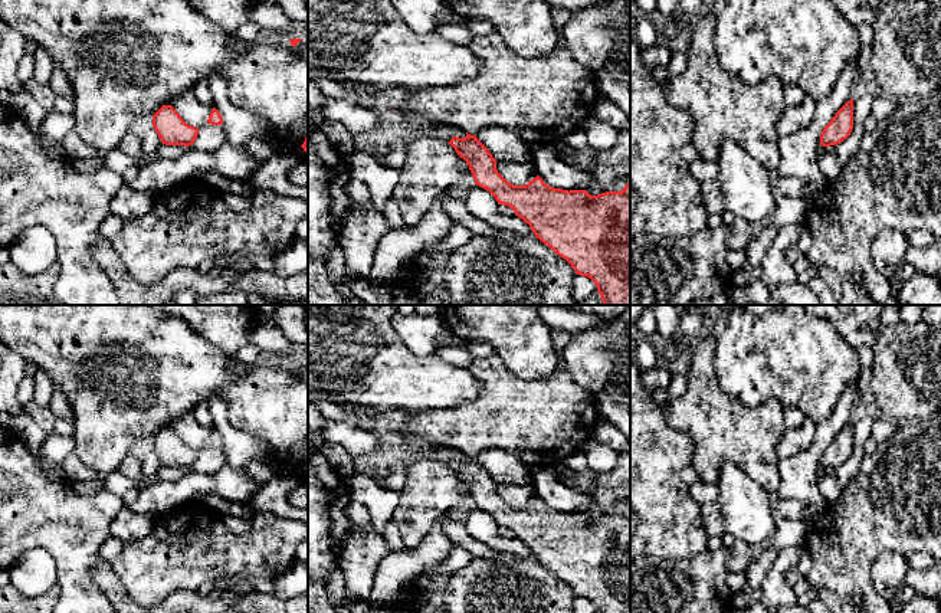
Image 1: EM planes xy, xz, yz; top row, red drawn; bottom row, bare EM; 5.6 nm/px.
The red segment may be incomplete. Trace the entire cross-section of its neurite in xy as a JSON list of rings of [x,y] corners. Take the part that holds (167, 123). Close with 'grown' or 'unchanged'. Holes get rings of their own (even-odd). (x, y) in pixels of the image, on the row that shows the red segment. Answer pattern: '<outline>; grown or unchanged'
[[[163,105],[153,115],[153,127],[165,145],[193,145],[199,134],[199,128],[186,124],[171,105]]]; unchanged

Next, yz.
[[[853,98],[847,101],[823,128],[820,145],[837,145],[846,140],[853,130]]]; unchanged

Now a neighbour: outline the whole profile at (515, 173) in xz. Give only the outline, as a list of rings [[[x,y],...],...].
[[[534,160],[528,163],[496,163],[498,173],[514,186],[525,186],[534,176]]]

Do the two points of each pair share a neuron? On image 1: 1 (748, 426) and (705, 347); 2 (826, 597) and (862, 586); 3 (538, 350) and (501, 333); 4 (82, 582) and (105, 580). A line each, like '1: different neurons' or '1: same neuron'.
1: same neuron
2: different neurons
3: same neuron
4: different neurons

